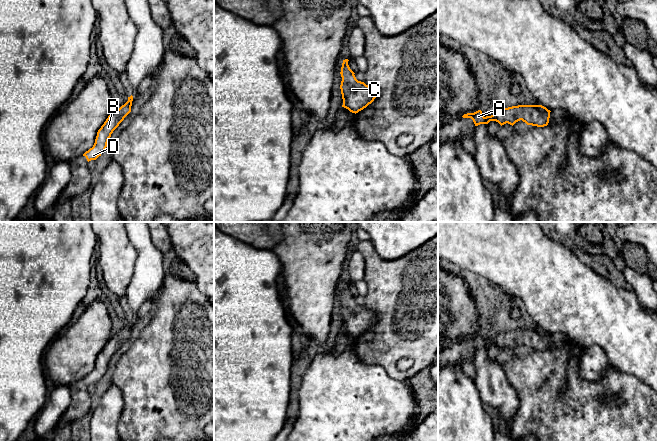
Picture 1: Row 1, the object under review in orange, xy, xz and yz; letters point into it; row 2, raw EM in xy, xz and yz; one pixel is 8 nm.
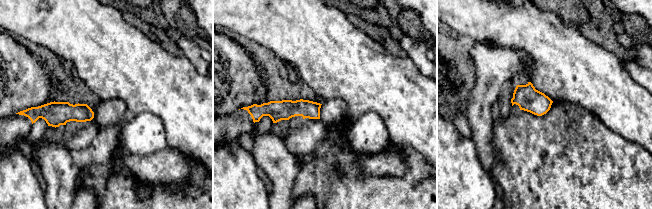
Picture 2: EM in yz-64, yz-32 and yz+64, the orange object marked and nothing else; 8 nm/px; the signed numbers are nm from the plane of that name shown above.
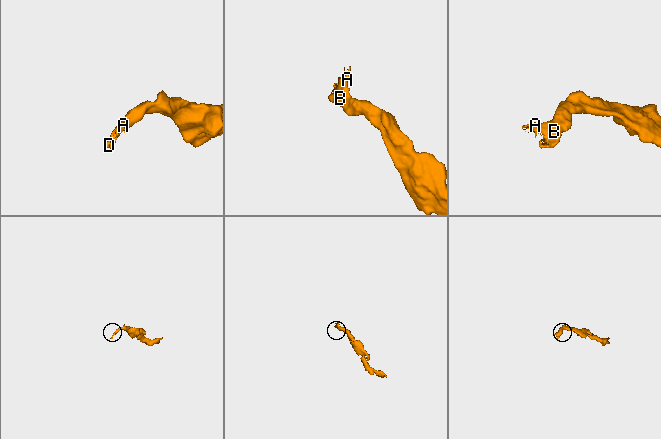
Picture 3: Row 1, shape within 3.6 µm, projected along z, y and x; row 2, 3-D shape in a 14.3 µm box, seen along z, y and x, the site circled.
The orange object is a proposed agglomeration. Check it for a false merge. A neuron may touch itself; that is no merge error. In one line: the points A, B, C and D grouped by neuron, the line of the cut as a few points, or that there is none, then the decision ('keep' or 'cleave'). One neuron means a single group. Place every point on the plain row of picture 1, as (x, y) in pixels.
A B C D | no cut | keep

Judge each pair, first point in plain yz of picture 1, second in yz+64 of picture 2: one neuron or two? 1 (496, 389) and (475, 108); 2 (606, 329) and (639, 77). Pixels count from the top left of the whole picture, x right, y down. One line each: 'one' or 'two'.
1: one
2: two

